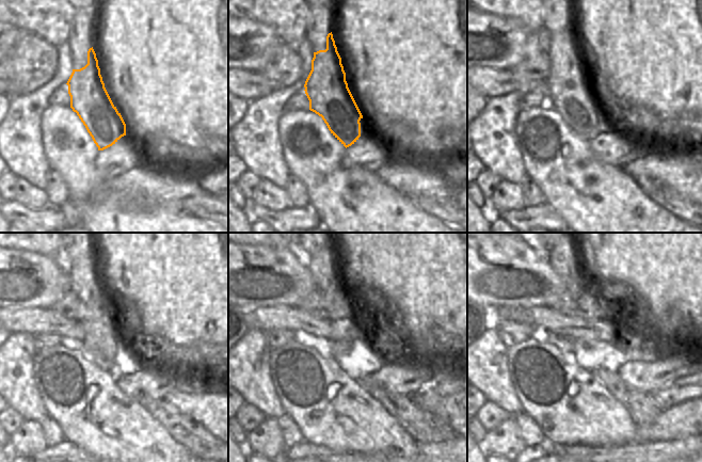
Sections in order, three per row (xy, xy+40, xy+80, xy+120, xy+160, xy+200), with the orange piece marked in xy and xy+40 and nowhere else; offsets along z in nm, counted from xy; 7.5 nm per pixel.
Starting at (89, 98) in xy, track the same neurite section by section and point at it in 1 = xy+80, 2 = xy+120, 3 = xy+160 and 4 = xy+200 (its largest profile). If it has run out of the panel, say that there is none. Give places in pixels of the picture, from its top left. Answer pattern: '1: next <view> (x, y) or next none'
1: next xy+80 (571, 94)
2: next xy+120 (88, 302)
3: next xy+160 (331, 300)
4: next xy+200 (587, 302)

